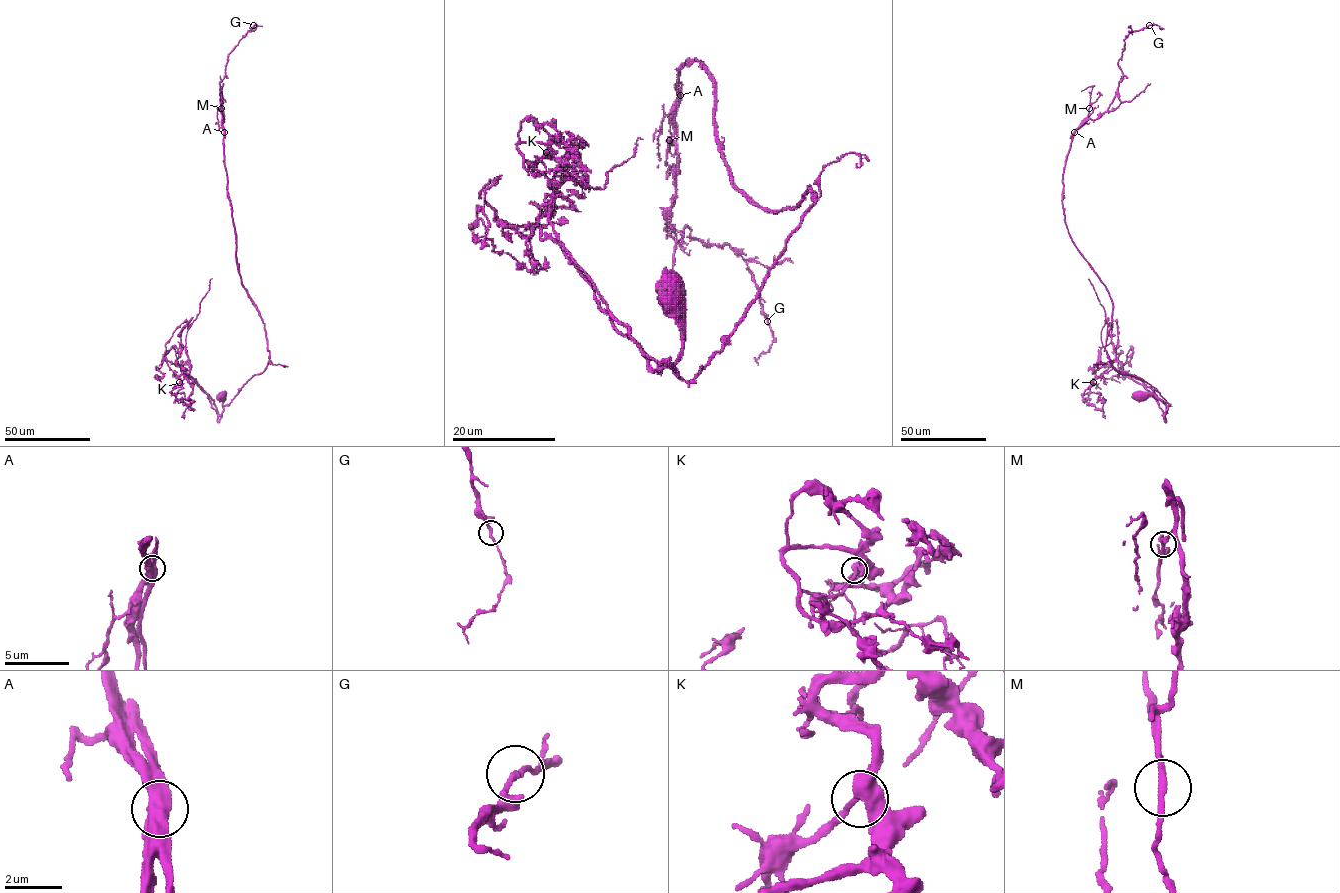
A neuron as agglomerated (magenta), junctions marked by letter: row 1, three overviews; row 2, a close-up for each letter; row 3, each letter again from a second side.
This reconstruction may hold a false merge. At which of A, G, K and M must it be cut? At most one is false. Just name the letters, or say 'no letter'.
A

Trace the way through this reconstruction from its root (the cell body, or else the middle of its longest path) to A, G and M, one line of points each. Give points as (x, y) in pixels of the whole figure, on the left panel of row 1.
A: (222, 395), (224, 406), (269, 360), (264, 323), (237, 263), (224, 131)
G: (222, 395), (224, 406), (269, 360), (264, 323), (237, 263), (220, 91), (228, 54), (253, 25)
M: (222, 395), (224, 406), (264, 370), (269, 351), (264, 323), (237, 263), (221, 108)

